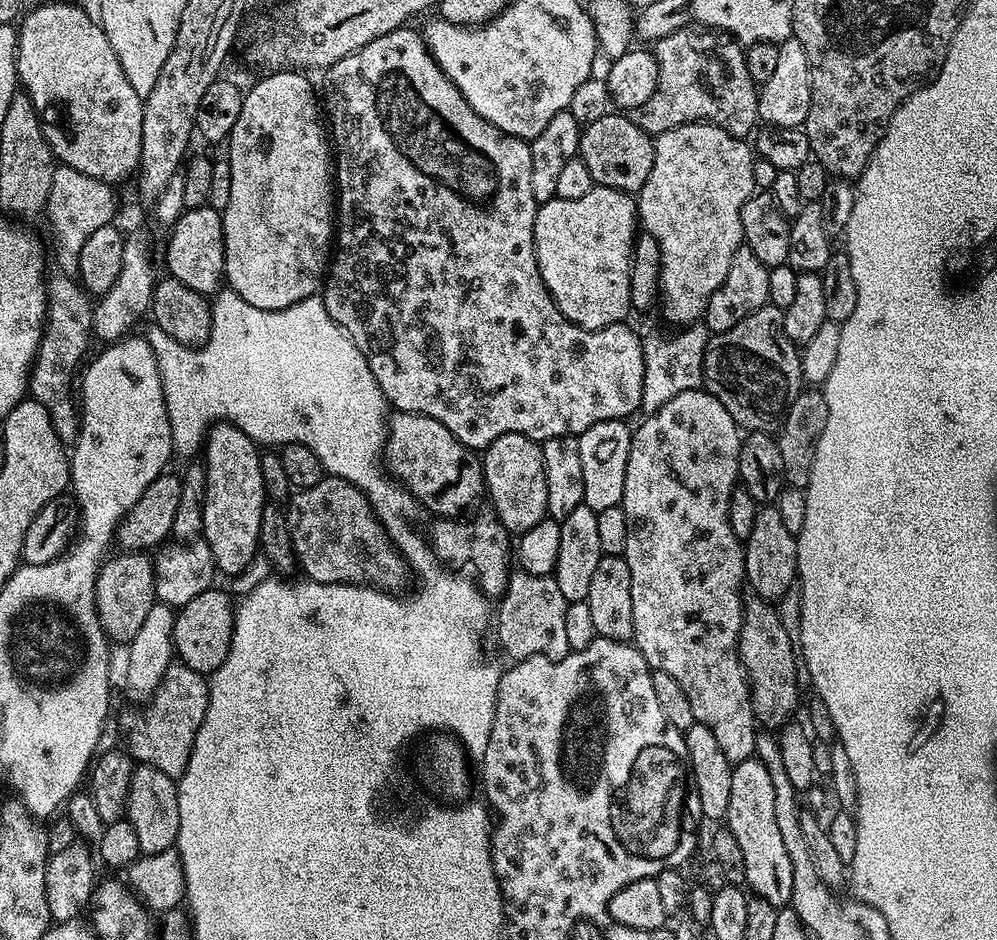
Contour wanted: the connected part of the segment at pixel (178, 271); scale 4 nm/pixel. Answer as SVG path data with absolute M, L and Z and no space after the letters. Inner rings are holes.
M211 206L187 209L171 225L169 232L172 233L168 236L167 275L190 286L190 290L215 293L224 280L224 221L221 213Z

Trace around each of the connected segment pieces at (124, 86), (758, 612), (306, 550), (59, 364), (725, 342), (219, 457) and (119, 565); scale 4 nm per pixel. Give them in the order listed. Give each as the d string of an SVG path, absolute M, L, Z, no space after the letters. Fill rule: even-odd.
M45 2L23 13L16 72L19 87L34 106L42 134L61 165L111 186L139 169L143 99L126 79L104 29L78 5Z
M759 598L744 600L744 624L740 627L740 639L738 647L740 649L740 661L744 663L744 673L748 675L748 683L752 689L752 709L757 721L764 724L765 729L780 730L793 719L792 711L796 708L796 703L800 700L802 685L797 676L798 652L794 647L786 632L786 627L782 624L777 609L767 600Z
M325 475L317 484L299 489L287 501L286 513L295 563L307 579L323 584L367 584L384 592L400 594L409 587L410 569L384 530L380 517L359 488L337 476Z
M57 270L47 277L44 293L48 299L48 309L44 312L44 332L40 336L36 361L33 362L32 373L28 376L28 392L31 399L46 406L58 438L64 445L71 446L76 443L80 433L78 396L74 391L74 385L85 363L84 351L87 350L88 340L90 341L92 336L94 304L73 277Z
M766 303L754 310L754 314L742 318L738 326L730 326L730 330L715 333L705 348L703 387L714 398L718 398L722 406L726 406L730 418L734 418L734 422L741 429L775 433L788 407L802 391L800 352L784 329L784 309Z
M216 422L209 427L202 445L202 463L206 474L204 499L204 531L202 538L210 546L217 573L225 572L228 578L237 576L258 555L259 526L266 493L260 465L261 449L237 424Z
M121 551L119 555L109 555L101 564L100 573L96 575L96 612L100 616L100 625L104 627L104 633L109 641L116 643L117 640L120 646L124 646L134 638L134 634L138 634L146 614L150 614L150 610L158 601L156 598L156 566L153 557L147 551Z

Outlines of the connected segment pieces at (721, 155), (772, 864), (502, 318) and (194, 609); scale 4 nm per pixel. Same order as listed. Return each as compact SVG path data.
M707 122L683 124L655 137L654 166L650 166L650 178L638 193L638 220L643 231L658 242L664 316L676 326L692 325L703 317L710 298L726 278L726 270L730 270L734 254L744 244L742 206L757 191L752 169L754 152L744 143L727 127Z
M757 758L744 760L733 767L726 826L734 838L738 838L742 858L746 858L744 884L750 889L751 895L770 902L770 906L778 910L791 905L794 866L790 866L790 854L786 854L786 845L782 842L774 816L774 789L770 773Z
M412 26L399 28L390 34L382 34L382 38L374 38L374 42L366 42L366 46L362 46L362 50L358 50L354 54L350 54L346 58L331 64L323 73L323 76L322 108L326 113L327 127L330 129L330 144L334 149L334 188L338 193L338 223L334 228L334 255L331 257L330 267L327 269L322 281L322 299L330 318L340 327L340 331L348 333L348 337L354 342L354 346L358 346L358 350L362 350L362 354L366 358L366 362L370 366L370 370L374 374L374 378L389 405L396 412L413 412L419 416L429 416L438 422L442 422L442 426L446 426L446 430L450 430L450 434L454 434L454 438L458 438L467 448L473 450L488 448L490 442L494 442L494 438L502 438L502 434L522 434L532 440L541 442L555 436L579 437L581 432L590 430L590 426L594 426L598 422L624 420L628 418L632 411L637 411L641 407L643 396L643 346L641 344L641 333L638 334L634 329L627 328L629 325L624 322L611 324L598 330L579 328L578 325L571 324L562 314L562 310L558 310L554 298L548 292L547 286L542 282L542 274L538 270L536 247L534 246L534 218L536 217L538 205L534 198L534 190L530 190L529 141L519 140L516 136L498 130L498 126L486 122L486 118L482 118L476 113L470 106L470 102L466 102L466 98L462 98L458 86L454 86L454 82L450 82L450 78L446 78L446 74L438 66L438 62L429 52L427 44L424 43L423 35L417 29L415 32Z
M219 586L202 590L198 598L186 602L186 606L182 606L176 612L172 631L172 646L175 655L179 663L190 666L190 670L200 673L205 678L217 672L222 662L226 662L226 654L230 654L232 627L236 621L236 613L233 597L227 591L225 592Z

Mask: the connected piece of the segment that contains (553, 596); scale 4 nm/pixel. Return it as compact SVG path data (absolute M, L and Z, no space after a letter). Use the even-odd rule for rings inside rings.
M513 571L508 577L504 595L499 597L500 613L495 613L496 636L504 652L513 661L541 656L561 660L569 654L566 638L566 610L569 602L562 598L555 575L539 576L529 572Z

